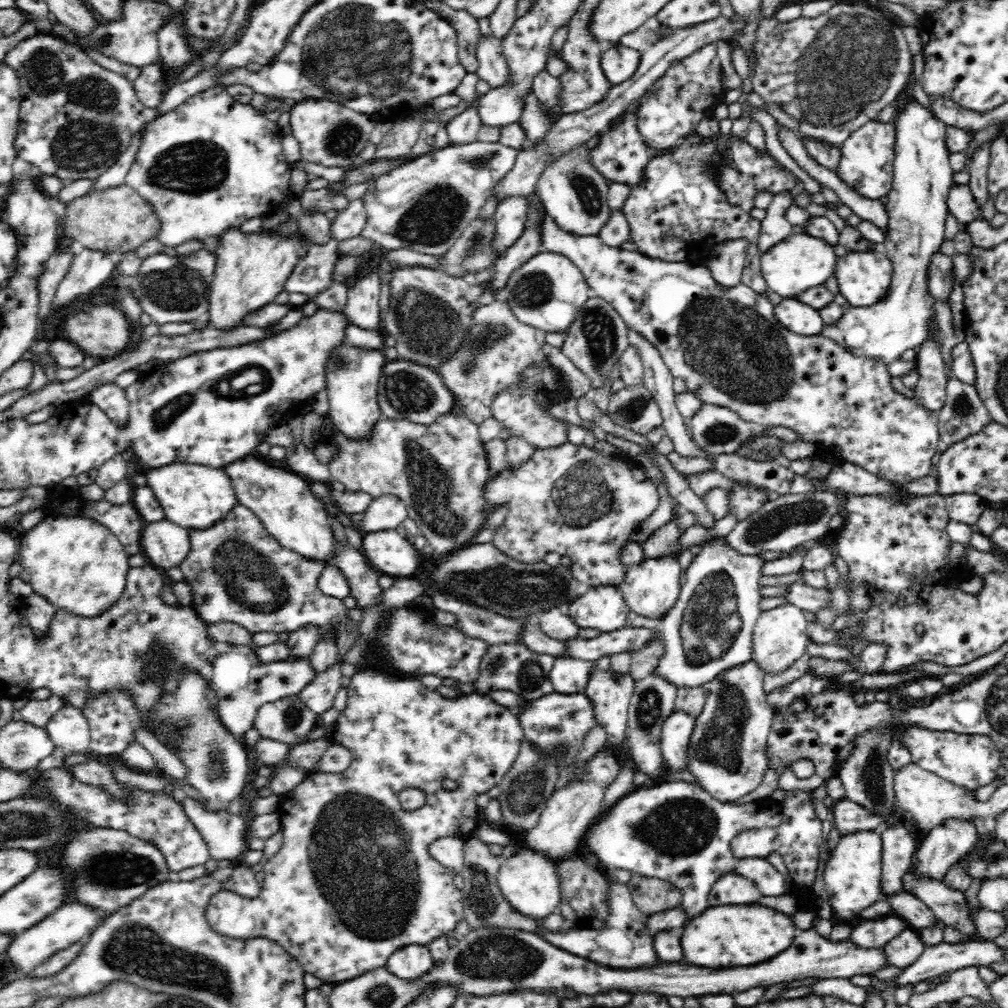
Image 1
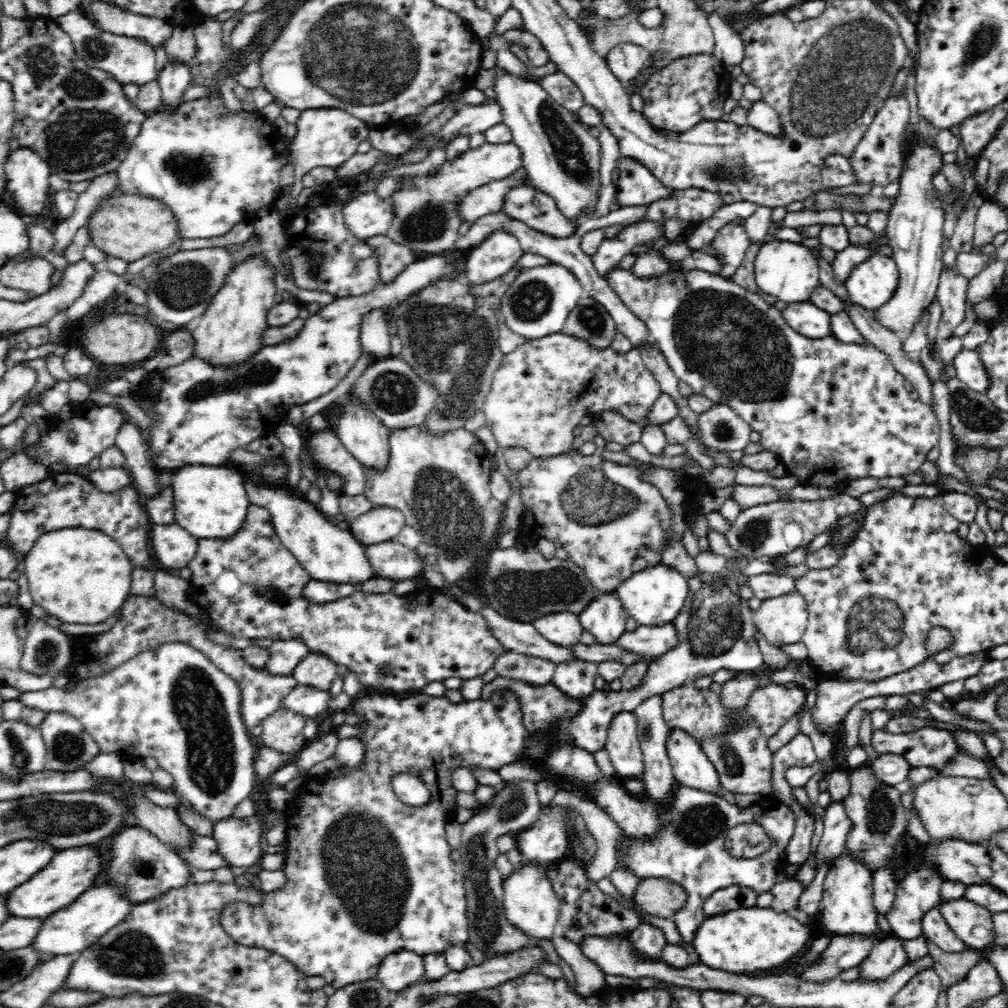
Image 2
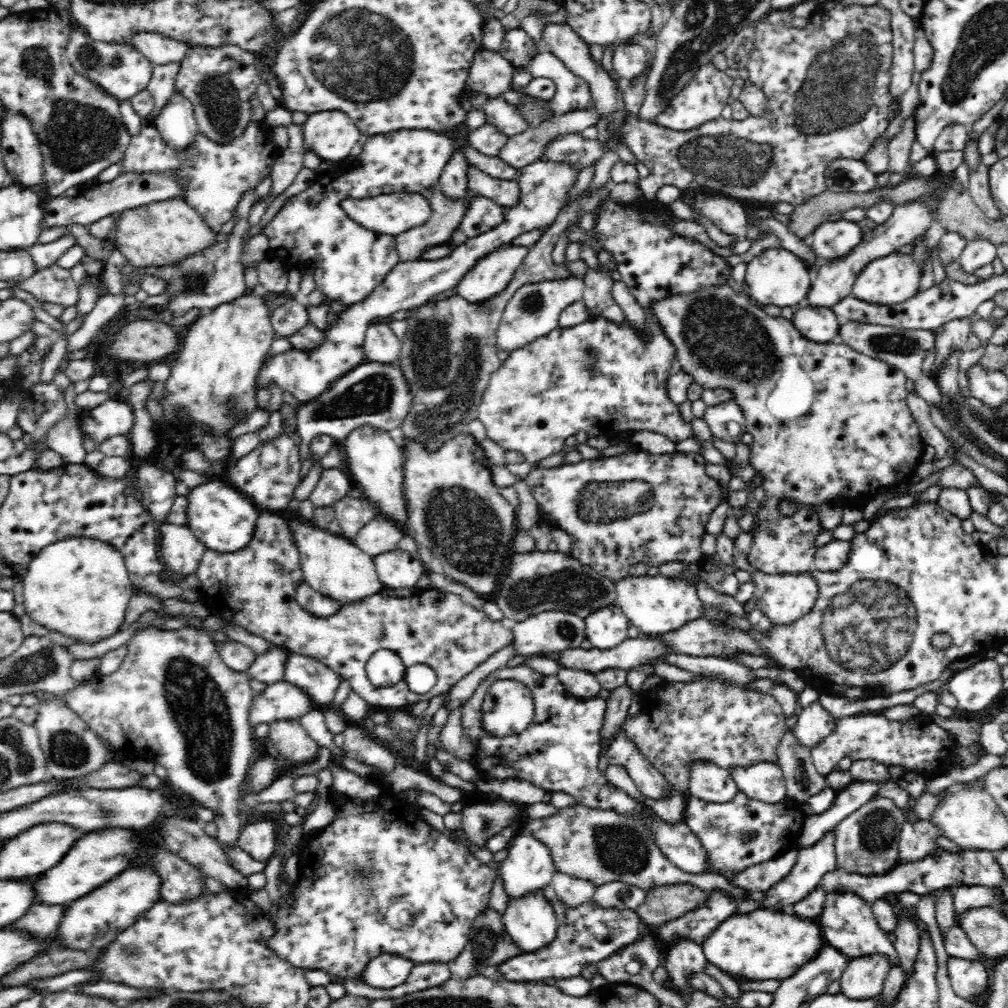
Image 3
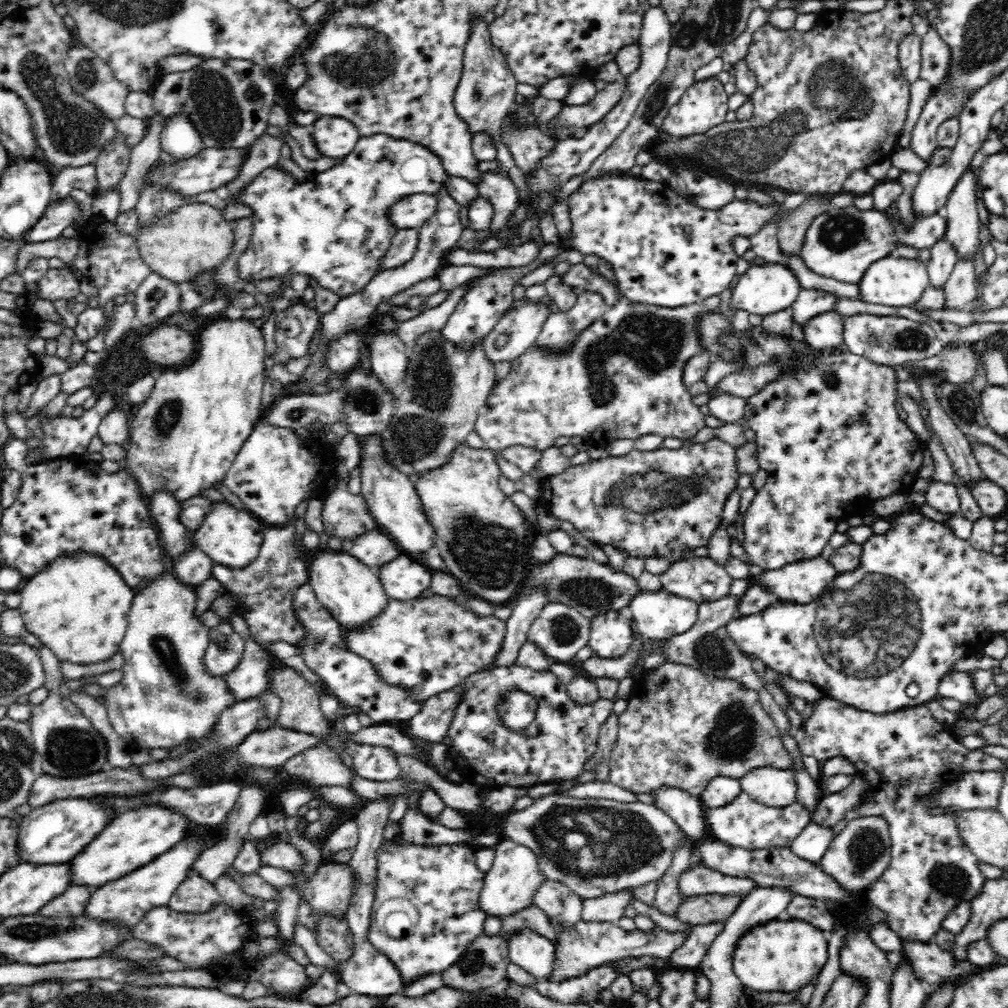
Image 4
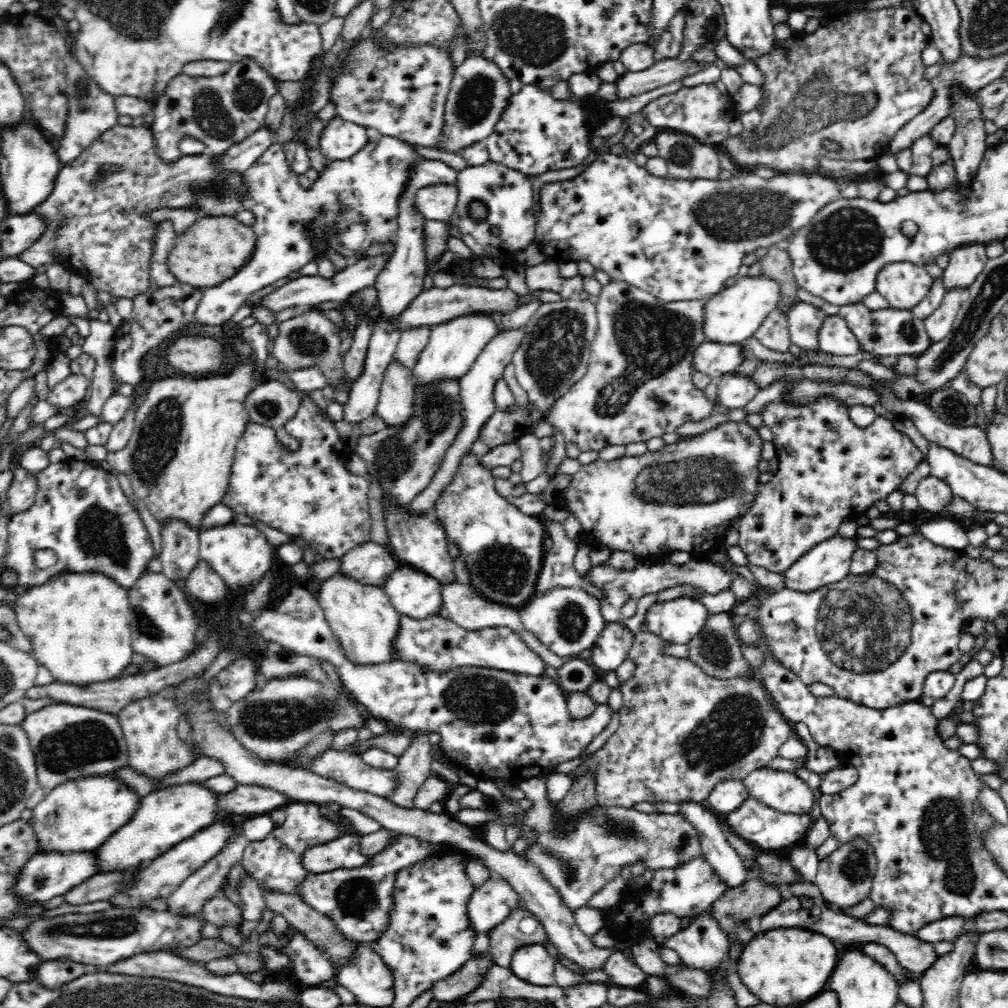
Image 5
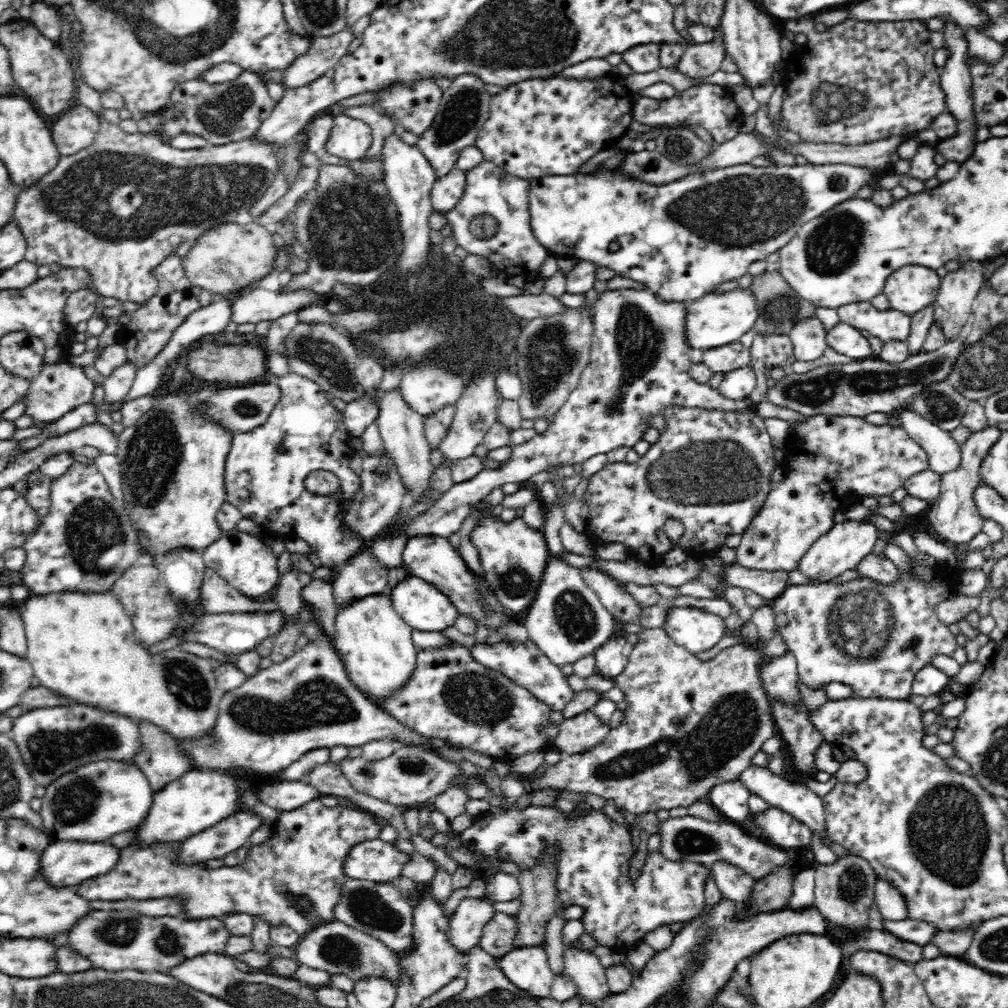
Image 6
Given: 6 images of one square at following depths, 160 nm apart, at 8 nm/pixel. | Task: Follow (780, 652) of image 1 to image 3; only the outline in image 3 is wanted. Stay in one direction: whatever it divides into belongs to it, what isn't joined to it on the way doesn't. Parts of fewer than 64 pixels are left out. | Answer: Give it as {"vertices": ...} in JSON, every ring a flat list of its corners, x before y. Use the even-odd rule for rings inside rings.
{"vertices":[[738,554,733,558,734,567,738,569,746,569,752,573,752,581,756,583,756,591,753,596,755,602,754,608,762,611,769,619,772,625,794,625,799,618,808,614,815,605,816,596,818,596,818,588,815,581,808,572,793,576,771,576,755,570,747,561,746,556]]}

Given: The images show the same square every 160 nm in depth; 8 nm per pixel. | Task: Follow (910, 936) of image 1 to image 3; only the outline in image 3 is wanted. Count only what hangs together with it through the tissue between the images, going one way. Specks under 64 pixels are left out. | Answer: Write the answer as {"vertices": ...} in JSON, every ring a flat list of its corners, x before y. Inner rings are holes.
{"vertices":[[885,954,854,958,843,970,841,994,850,999,867,1000,882,995,888,973,894,966]]}

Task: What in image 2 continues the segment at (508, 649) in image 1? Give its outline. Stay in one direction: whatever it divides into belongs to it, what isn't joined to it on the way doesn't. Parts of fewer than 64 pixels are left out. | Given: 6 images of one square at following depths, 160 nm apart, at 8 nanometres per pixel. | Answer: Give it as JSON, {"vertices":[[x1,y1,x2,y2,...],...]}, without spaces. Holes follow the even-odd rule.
{"vertices":[[505,650,494,660,492,668,498,677,541,687,553,682,556,665,550,659]]}

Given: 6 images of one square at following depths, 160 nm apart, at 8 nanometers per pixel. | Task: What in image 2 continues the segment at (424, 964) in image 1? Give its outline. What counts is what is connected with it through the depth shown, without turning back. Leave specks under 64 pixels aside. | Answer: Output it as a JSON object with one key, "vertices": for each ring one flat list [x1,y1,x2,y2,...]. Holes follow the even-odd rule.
{"vertices":[[411,950,389,954,379,964,377,978,387,990,402,991,422,980,425,971,424,957]]}

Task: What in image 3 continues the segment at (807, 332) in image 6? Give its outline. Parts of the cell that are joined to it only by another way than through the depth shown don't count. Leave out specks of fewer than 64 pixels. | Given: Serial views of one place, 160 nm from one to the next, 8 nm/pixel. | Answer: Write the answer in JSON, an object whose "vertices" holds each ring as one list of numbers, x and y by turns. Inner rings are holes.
{"vertices":[[912,201,905,205,898,205,885,223,876,225,868,234,863,234,860,244,856,244,848,254,821,262,818,274,812,278,812,286,806,298,806,303,812,306,831,308,844,296,850,296,858,273,871,260,892,254,900,246,910,244,916,236,925,234,932,221,932,211,928,207,928,201]]}

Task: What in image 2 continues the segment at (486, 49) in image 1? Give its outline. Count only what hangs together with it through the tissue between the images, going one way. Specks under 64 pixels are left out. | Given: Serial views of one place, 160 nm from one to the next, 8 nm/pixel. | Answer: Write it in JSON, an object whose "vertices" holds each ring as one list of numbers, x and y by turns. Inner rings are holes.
{"vertices":[[498,62,492,68,498,71,493,89,496,100,503,110,503,122,513,134,513,143,518,146,522,154,524,169,528,172,528,186,554,199,560,213,580,226,582,222,595,215,600,192,600,143,592,137,580,121,577,111,569,111,557,104,536,82,517,76,516,72,508,72,498,67]]}

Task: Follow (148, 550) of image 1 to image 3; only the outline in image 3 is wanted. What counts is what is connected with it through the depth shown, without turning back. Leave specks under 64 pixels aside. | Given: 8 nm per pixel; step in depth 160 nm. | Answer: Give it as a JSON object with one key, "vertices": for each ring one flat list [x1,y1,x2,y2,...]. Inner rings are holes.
{"vertices":[[158,523,158,533,159,555,167,569,174,574,196,573,206,546,186,525]]}

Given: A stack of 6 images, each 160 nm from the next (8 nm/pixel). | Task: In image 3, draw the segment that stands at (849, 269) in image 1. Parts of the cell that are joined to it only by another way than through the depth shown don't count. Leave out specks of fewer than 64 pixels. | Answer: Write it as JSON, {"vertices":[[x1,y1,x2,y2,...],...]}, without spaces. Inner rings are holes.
{"vertices":[[897,252,871,260,859,273,852,288,852,296,874,305,898,305,916,295,920,284,920,267,910,255]]}

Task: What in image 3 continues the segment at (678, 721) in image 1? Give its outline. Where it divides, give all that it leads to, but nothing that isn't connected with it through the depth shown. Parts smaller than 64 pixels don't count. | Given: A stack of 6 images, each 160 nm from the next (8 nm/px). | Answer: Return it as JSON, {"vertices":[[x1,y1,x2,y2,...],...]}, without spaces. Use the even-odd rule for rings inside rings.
{"vertices":[[692,760,687,792,706,802,732,802,739,794,728,769,707,760]]}

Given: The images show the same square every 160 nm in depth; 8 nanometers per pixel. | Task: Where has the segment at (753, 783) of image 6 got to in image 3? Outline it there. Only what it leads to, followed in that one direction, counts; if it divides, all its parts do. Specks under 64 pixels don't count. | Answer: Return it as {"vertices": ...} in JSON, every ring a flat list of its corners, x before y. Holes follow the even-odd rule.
{"vertices":[[756,762,756,764,750,764,750,766,730,766,728,773,731,774,738,791,754,800,774,804,787,797,784,775,777,763]]}

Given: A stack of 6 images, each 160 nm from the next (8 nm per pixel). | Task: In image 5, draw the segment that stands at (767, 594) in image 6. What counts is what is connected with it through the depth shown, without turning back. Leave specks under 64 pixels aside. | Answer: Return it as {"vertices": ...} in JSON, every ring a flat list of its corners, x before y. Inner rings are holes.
{"vertices":[[696,556,682,566,664,563,663,565,638,564,631,572,608,567,606,562,598,566,592,566,589,572,582,578,587,578,588,581,599,589,601,596,596,596,598,605,600,605,600,613,606,622,621,621,621,608,628,599,638,600,641,596,659,593,661,590,673,588,677,585,690,585,696,589,703,589,707,594,716,594,720,590,726,590,731,587,736,574,729,574,723,568,715,566,710,561,702,560]]}

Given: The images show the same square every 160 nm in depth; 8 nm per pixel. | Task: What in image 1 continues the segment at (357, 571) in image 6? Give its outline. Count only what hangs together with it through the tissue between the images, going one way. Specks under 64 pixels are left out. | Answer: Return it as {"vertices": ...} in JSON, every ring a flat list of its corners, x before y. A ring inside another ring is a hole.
{"vertices":[[384,494,374,498,364,512,364,522,357,526,360,533,376,533,382,530,396,529,406,520,408,512,404,502,393,494]]}

